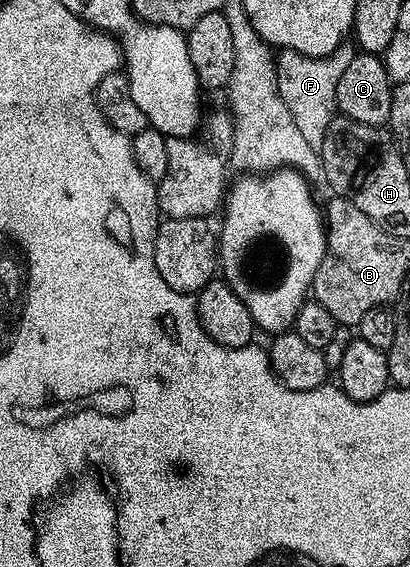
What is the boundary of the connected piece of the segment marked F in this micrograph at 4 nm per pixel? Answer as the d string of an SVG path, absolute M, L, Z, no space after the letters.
M343 43L331 57L309 57L299 53L282 51L277 54L278 90L280 99L284 99L284 107L288 107L300 135L304 135L307 143L321 150L324 134L328 131L328 123L336 116L336 83L340 83L340 75L344 75L344 67L354 58L355 50Z

